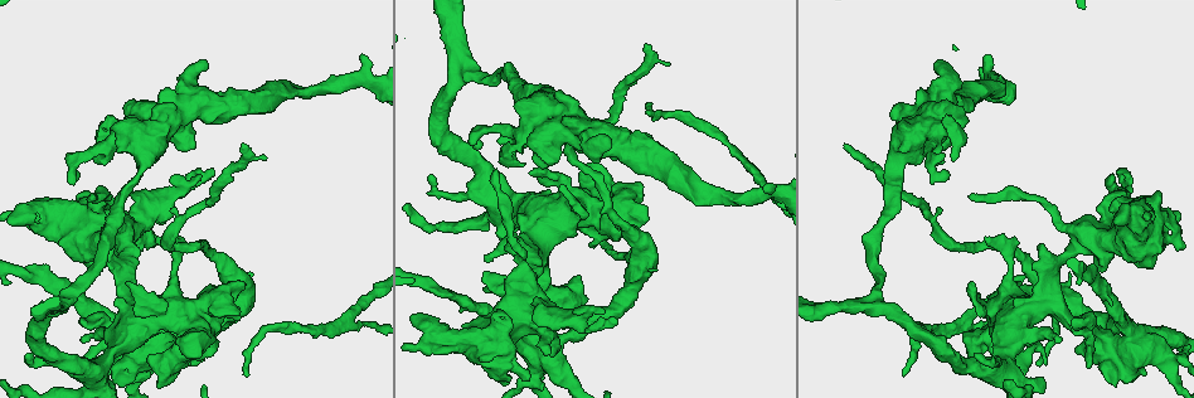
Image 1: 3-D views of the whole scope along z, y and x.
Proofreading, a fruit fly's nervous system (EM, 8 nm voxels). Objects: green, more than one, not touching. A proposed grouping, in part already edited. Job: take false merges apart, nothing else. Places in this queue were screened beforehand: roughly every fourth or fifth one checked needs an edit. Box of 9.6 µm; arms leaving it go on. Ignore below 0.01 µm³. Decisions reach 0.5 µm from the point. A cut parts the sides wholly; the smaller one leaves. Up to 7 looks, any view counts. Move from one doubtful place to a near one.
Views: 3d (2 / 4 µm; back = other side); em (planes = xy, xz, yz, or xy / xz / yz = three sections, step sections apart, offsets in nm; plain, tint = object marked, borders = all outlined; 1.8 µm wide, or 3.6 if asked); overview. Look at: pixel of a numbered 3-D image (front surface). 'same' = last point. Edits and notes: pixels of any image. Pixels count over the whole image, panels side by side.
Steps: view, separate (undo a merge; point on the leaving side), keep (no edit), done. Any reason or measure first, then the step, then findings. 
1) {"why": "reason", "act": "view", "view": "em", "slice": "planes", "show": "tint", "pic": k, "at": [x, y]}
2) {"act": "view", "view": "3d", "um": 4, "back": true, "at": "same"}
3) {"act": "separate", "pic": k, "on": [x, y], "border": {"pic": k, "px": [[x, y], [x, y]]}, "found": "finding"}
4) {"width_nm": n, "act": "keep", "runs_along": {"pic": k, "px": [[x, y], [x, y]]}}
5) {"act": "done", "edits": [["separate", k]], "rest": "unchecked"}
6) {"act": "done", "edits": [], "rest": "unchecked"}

{"why": "arms part here", "act": "view", "view": "em", "um": 3.6, "slice": "planes", "show": "tint", "pic": 1, "at": [182, 319]}

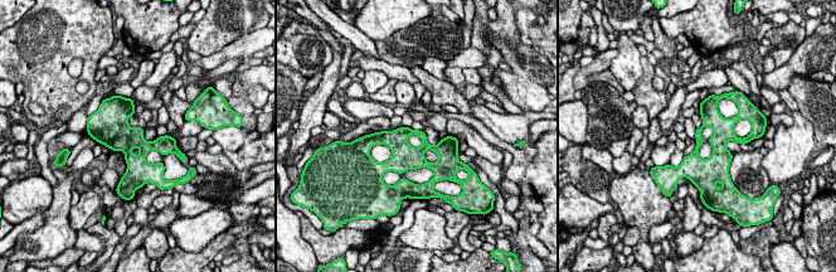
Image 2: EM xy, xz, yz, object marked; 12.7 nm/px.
{"act": "keep", "runs_along": {"pic": 2, "px": [[380, 135], [406, 151], [452, 141]]}, "found": "continuous, no second cell"}

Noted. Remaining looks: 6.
{"why": "calibre changes", "act": "view", "view": "3d", "um": 4, "pic": 1, "at": [562, 339]}

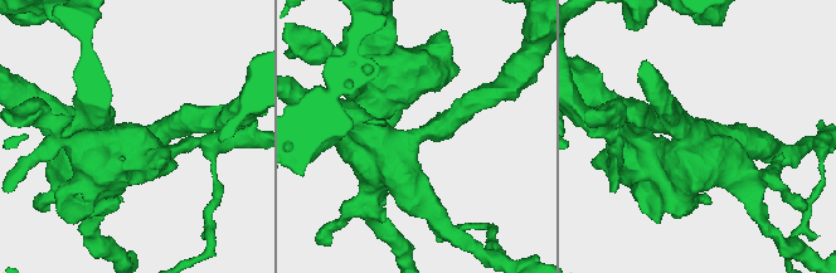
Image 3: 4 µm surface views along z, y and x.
{"arms": 3, "arm_widths_nm": [320, 460, 600], "act": "view", "view": "em", "um": 3.6, "slice": "planes", "show": "tint", "pic": 3, "at": [409, 140]}

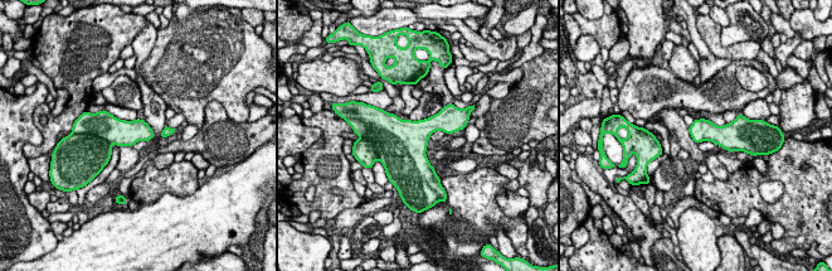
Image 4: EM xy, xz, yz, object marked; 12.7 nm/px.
{"width_nm": 280, "act": "separate", "pic": 4, "on": [102, 124], "found": "a second cell is stuck on"}

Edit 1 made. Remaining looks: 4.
{"act": "done", "edits": [["separate", 4]], "rest": "unchecked"}

